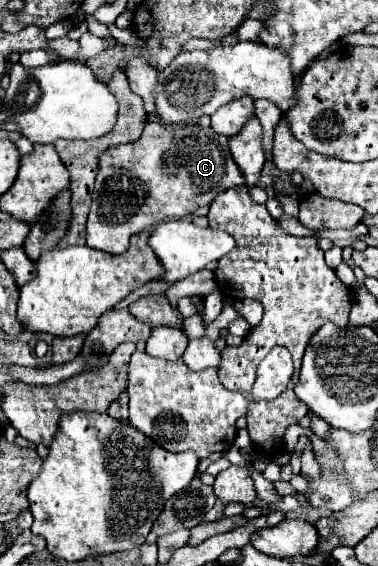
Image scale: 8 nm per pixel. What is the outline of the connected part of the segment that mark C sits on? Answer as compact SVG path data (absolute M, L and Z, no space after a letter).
M146 122L138 142L110 148L100 156L98 166L86 244L108 254L124 254L132 234L162 220L194 214L220 192L244 184L244 174L230 154L228 138L198 126L168 130L158 122Z

